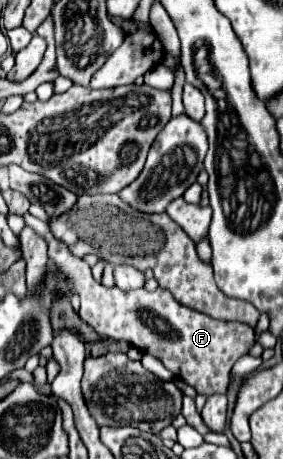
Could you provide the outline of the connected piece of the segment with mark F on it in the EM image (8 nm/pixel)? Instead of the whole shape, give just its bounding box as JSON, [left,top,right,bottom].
[24,213,254,397]

